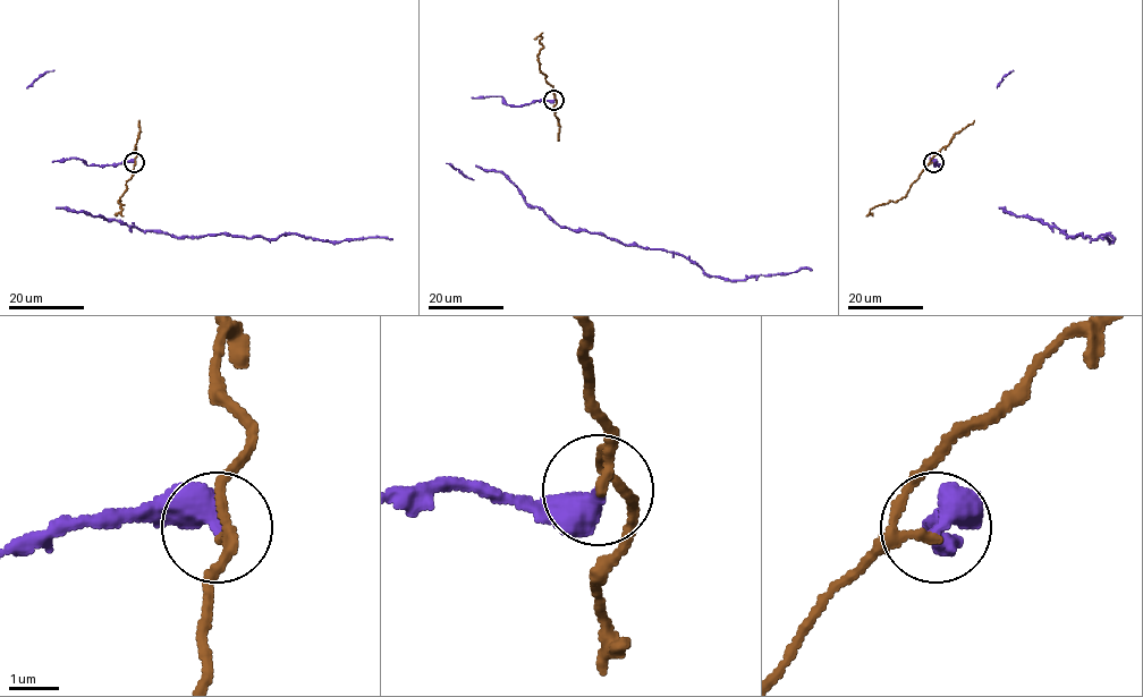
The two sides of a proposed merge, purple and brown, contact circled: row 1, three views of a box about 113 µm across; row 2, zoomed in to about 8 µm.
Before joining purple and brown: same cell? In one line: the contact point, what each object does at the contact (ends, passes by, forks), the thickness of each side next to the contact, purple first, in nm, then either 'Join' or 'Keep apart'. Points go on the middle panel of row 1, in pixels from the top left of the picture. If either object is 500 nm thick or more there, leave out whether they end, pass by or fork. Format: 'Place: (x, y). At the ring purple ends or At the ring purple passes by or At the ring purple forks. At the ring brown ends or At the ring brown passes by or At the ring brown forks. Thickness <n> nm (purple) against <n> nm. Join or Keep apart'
Place: (553, 100). Thickness 500 nm (purple) against 160 nm. Keep apart

